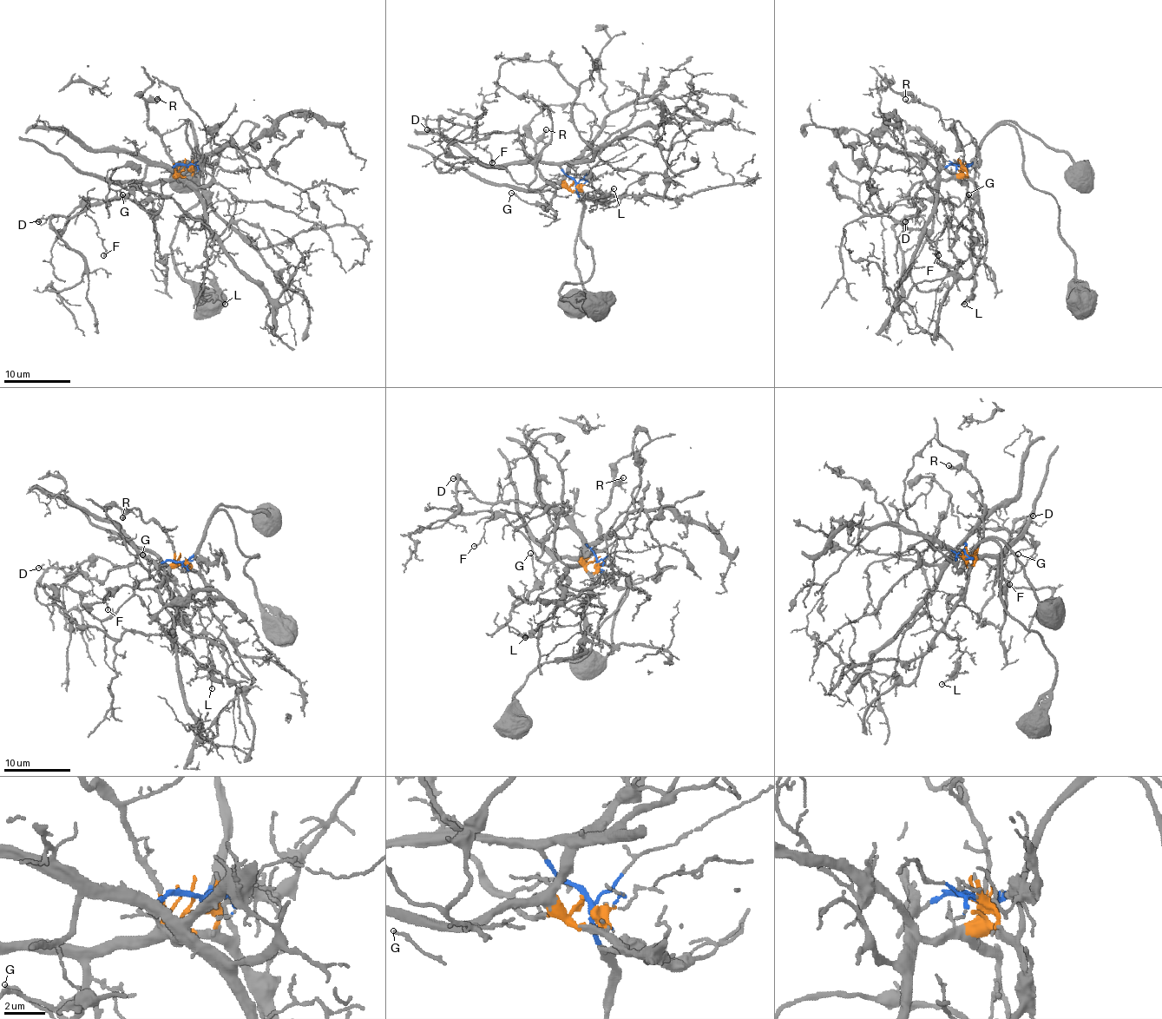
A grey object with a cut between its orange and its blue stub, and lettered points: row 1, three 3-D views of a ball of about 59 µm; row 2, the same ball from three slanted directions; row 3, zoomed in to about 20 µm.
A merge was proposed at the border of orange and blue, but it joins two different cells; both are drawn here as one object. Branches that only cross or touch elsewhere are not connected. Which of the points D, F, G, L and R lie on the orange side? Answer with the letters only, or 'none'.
G, L, R

